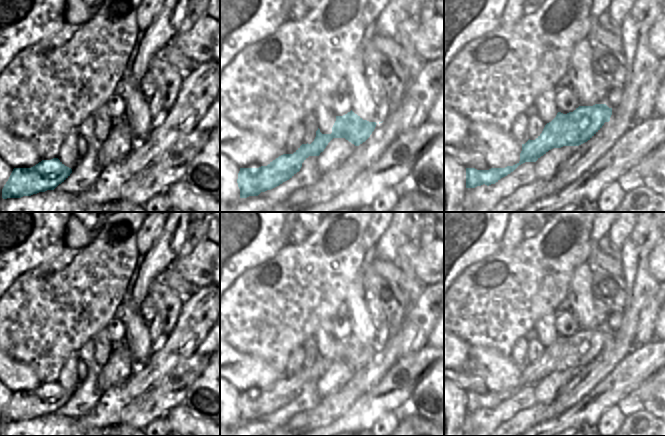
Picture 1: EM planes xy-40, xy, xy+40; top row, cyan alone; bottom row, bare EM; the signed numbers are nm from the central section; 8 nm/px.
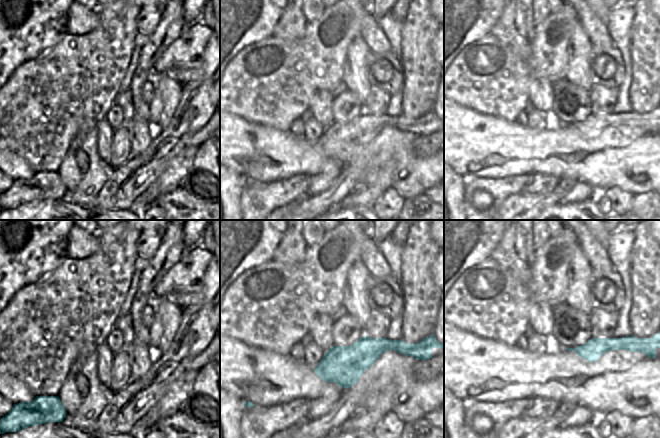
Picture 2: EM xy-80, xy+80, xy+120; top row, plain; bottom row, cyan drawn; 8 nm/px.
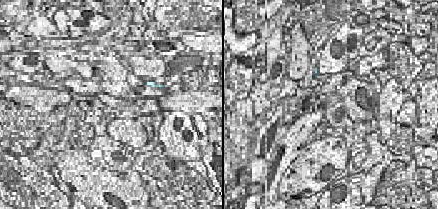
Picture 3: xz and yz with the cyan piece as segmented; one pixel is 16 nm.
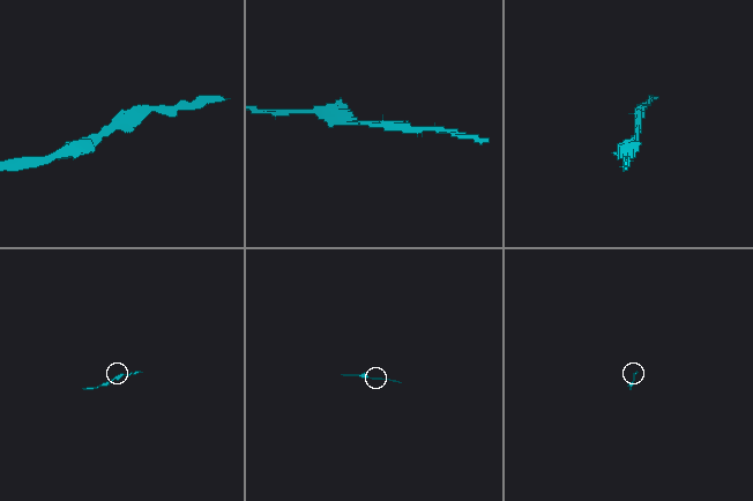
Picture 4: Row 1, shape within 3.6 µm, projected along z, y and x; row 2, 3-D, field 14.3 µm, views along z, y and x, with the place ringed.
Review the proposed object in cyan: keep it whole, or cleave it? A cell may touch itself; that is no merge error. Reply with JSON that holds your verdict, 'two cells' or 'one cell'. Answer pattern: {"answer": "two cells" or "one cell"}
{"answer": "one cell"}

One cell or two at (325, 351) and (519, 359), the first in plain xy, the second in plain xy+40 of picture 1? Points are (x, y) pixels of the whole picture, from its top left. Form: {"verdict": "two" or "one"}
{"verdict": "two"}

